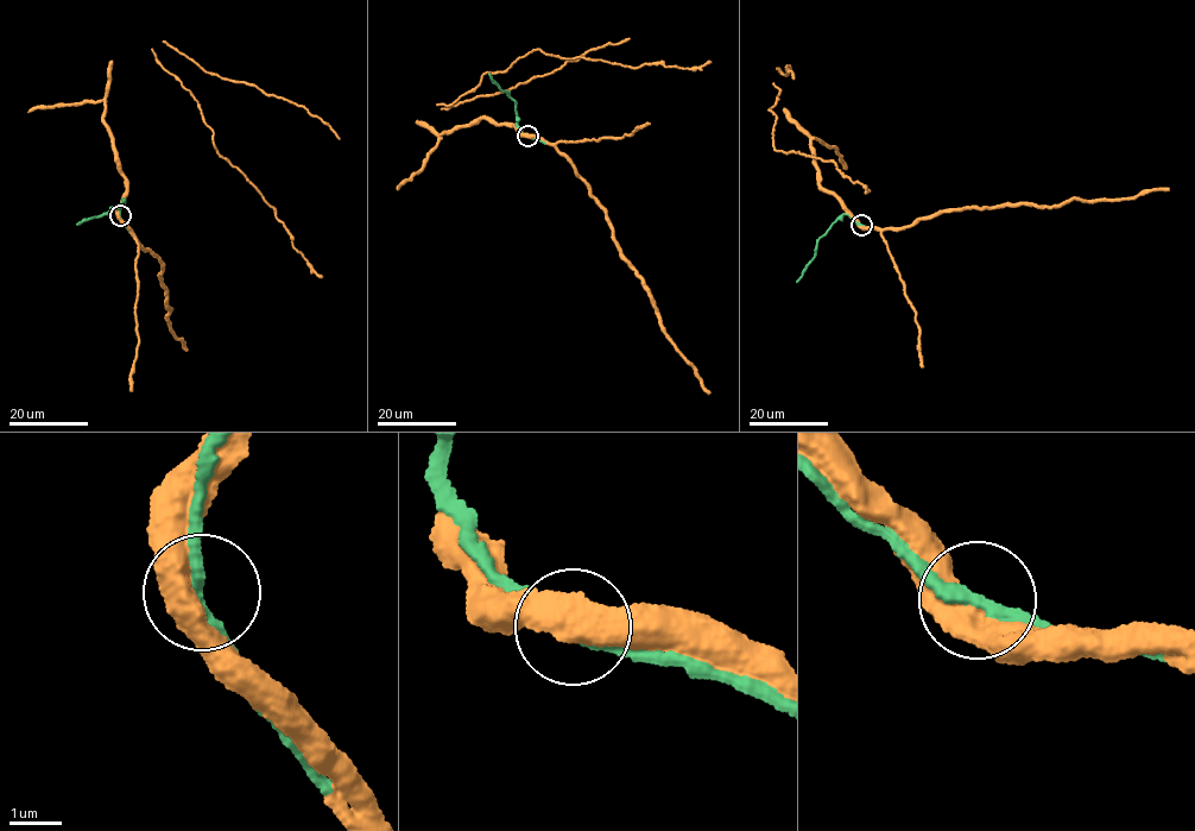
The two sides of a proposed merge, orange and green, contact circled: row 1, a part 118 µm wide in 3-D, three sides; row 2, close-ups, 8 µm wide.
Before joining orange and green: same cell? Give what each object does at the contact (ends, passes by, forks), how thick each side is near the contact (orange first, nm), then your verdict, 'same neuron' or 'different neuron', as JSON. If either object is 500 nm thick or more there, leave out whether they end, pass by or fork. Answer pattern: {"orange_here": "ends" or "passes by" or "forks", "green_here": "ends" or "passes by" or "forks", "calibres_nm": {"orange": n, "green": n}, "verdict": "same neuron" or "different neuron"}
{"calibres_nm": {"orange": 550, "green": 240}, "verdict": "same neuron"}

